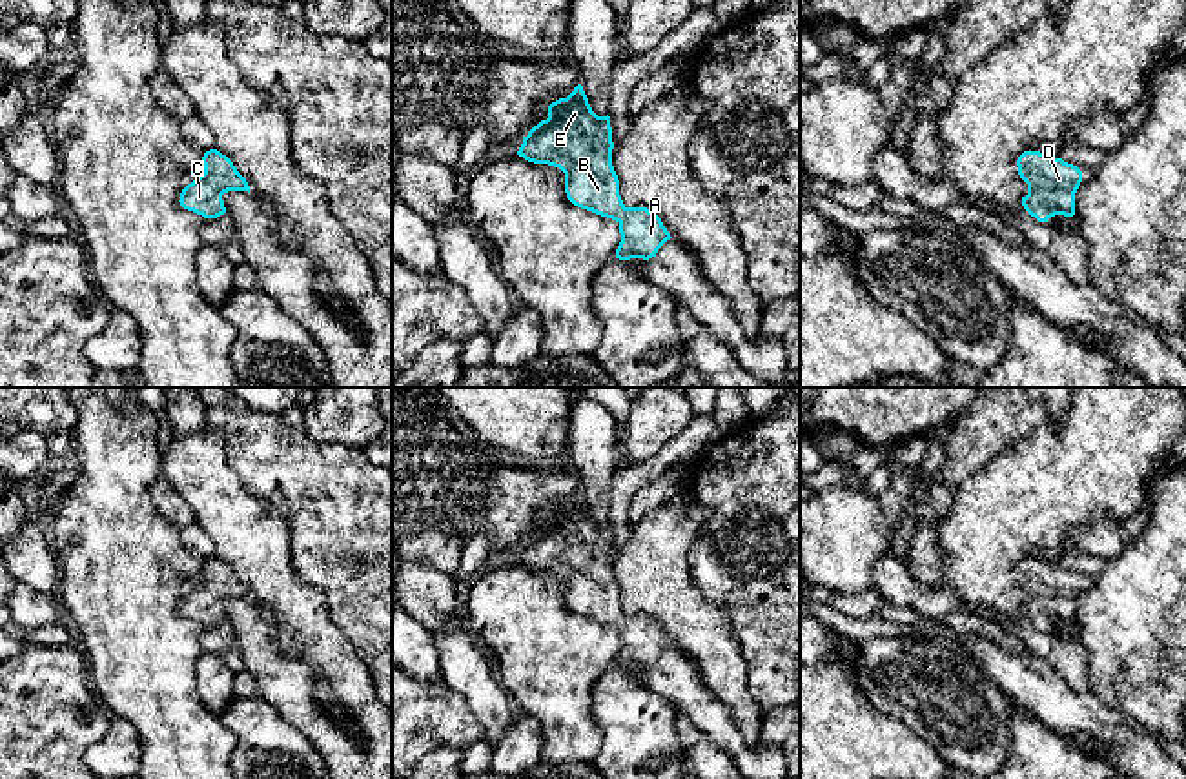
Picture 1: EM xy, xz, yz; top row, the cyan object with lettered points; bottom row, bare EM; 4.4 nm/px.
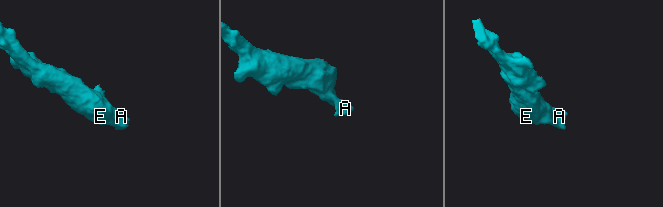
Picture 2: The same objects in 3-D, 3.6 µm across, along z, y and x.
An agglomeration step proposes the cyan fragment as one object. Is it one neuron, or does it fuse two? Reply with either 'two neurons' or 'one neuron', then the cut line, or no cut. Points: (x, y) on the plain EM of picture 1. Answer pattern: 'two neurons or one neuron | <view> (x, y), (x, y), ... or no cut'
one neuron | no cut

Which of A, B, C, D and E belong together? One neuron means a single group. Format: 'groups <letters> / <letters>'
groups A B C D E

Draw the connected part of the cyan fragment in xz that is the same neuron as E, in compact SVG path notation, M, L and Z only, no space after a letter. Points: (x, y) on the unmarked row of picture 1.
M578 491L567 506L548 513L548 526L523 544L517 562L559 575L574 613L619 632L616 666L649 668L672 644L654 619L623 612L612 557L610 524L598 524Z

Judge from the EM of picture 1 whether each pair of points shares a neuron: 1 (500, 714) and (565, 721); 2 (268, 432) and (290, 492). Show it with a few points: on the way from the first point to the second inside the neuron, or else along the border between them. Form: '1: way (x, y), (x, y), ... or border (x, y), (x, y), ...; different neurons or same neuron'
1: border (496, 674), (518, 712); different neurons
2: way (268, 446), (268, 454), (290, 477); same neuron

